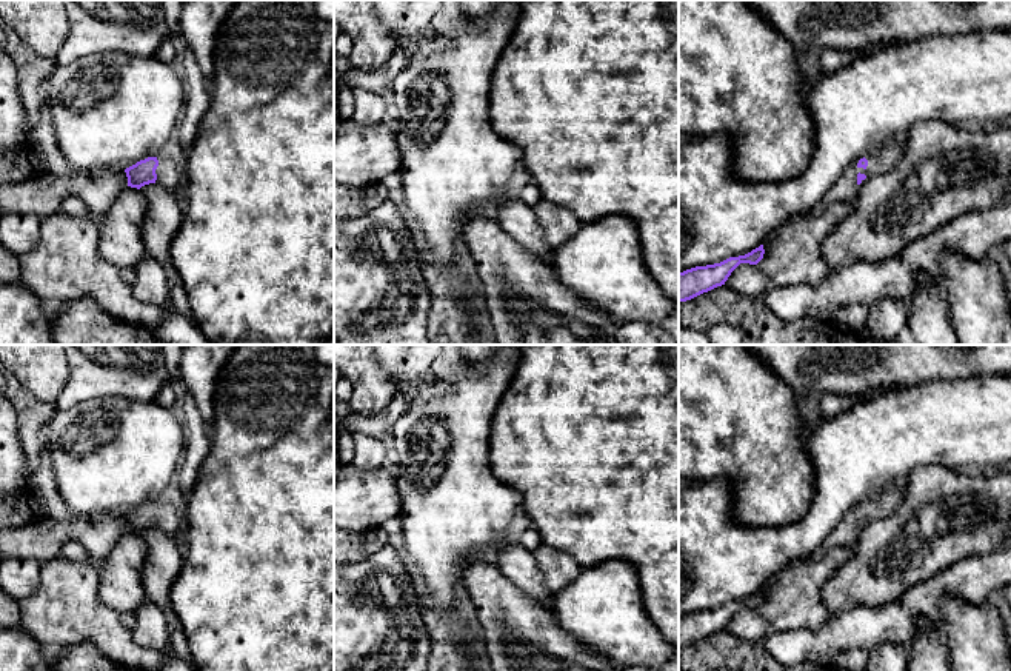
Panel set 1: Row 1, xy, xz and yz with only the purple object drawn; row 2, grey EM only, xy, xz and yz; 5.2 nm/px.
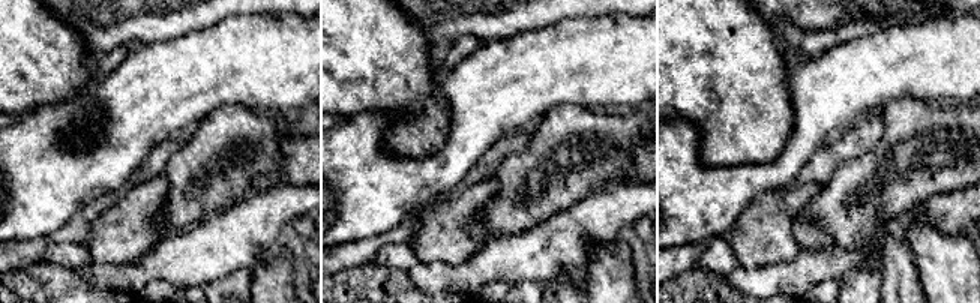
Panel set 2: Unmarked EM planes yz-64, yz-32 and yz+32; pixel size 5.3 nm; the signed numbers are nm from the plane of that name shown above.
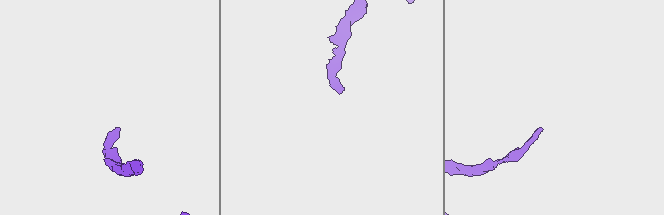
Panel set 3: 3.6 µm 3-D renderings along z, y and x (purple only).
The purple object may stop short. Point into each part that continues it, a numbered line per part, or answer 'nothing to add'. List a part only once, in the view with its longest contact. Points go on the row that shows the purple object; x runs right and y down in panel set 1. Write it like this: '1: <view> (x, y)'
1: yz (880, 160)

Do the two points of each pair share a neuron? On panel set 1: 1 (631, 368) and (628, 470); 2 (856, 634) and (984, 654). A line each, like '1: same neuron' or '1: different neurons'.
1: same neuron
2: different neurons

